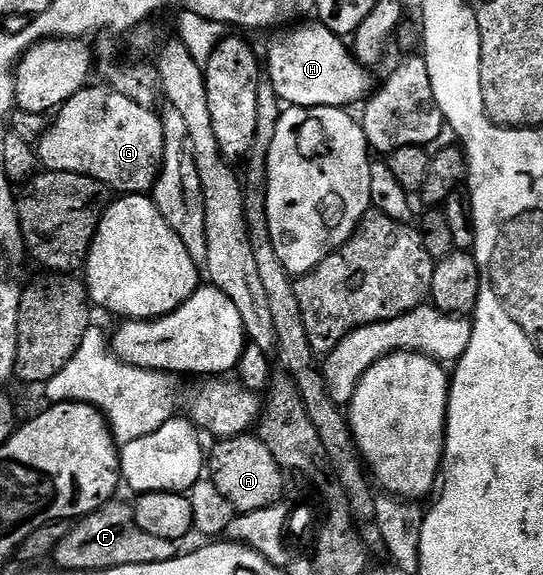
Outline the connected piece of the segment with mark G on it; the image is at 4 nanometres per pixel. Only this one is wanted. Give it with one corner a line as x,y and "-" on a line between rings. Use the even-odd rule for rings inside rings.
107,85
83,87
59,107
49,122
38,144
38,163
44,171
65,171
97,179
113,192
120,191
116,193
121,196
148,195
164,167
163,118
156,111
142,109
137,102
112,91

